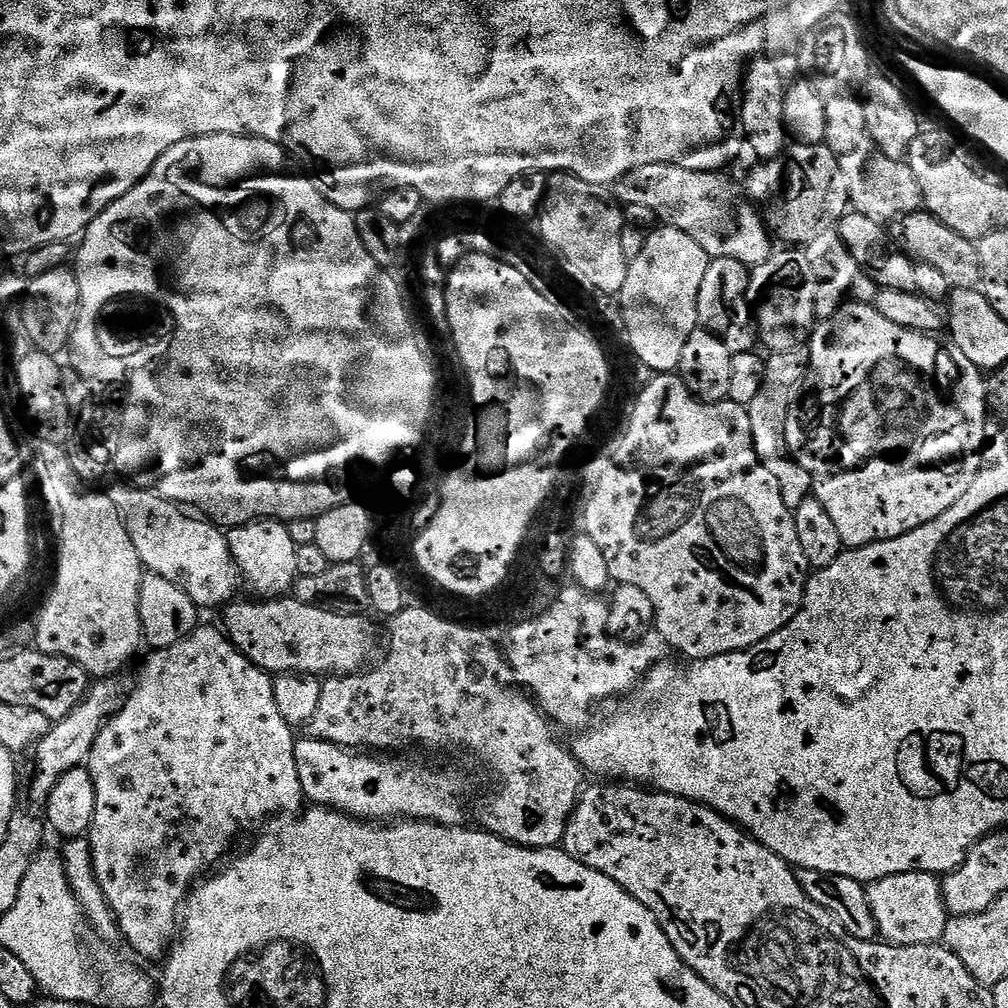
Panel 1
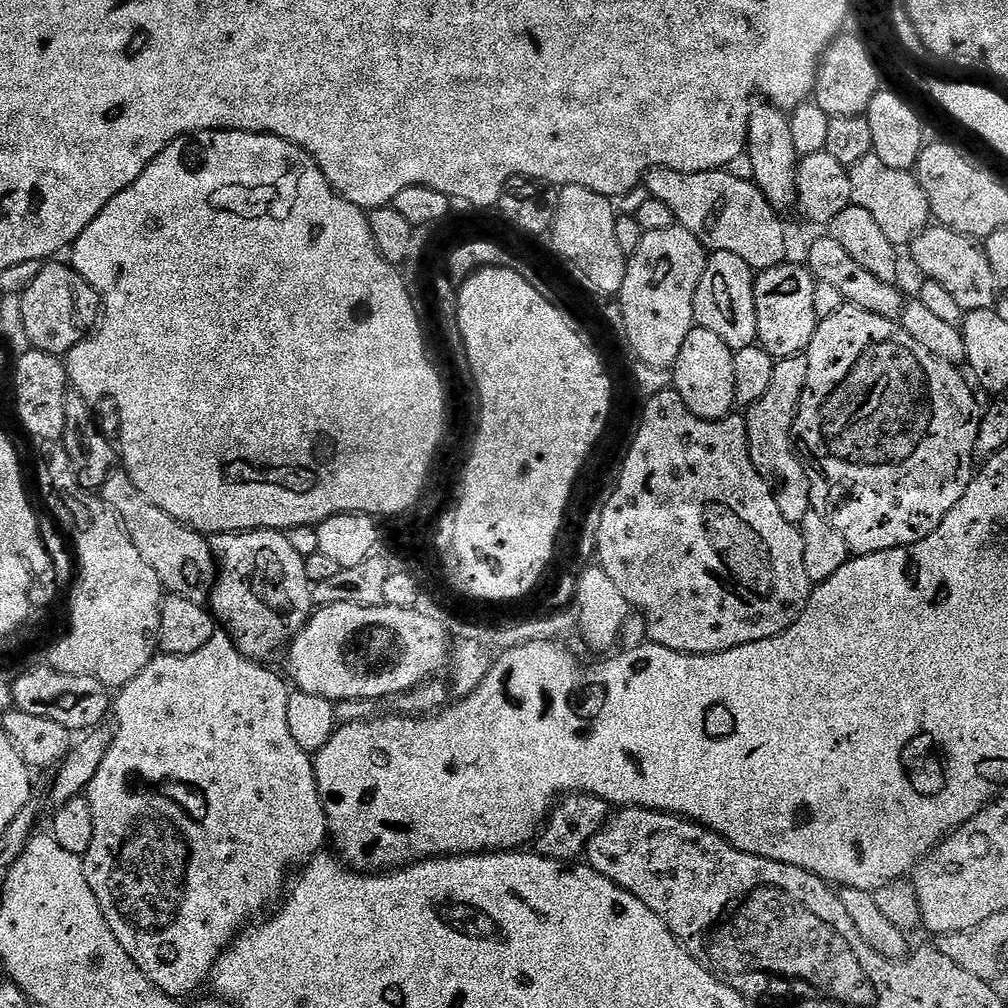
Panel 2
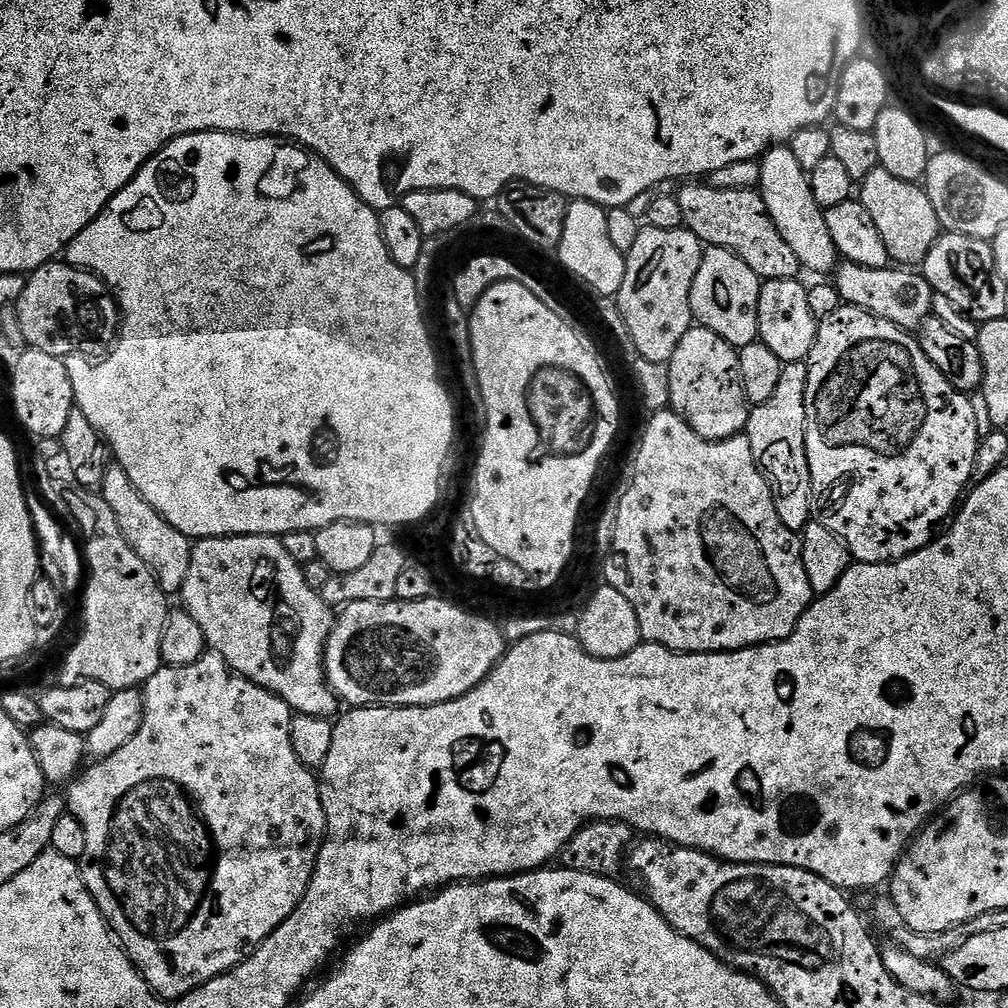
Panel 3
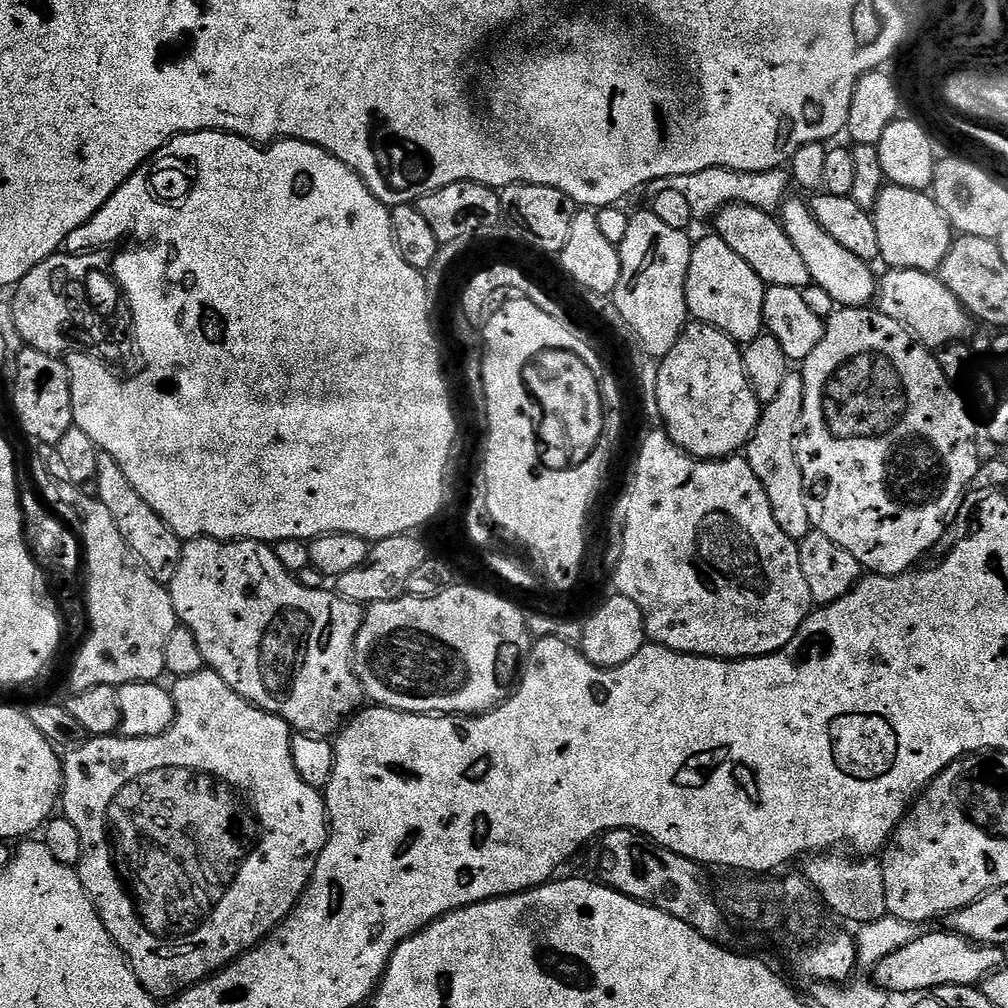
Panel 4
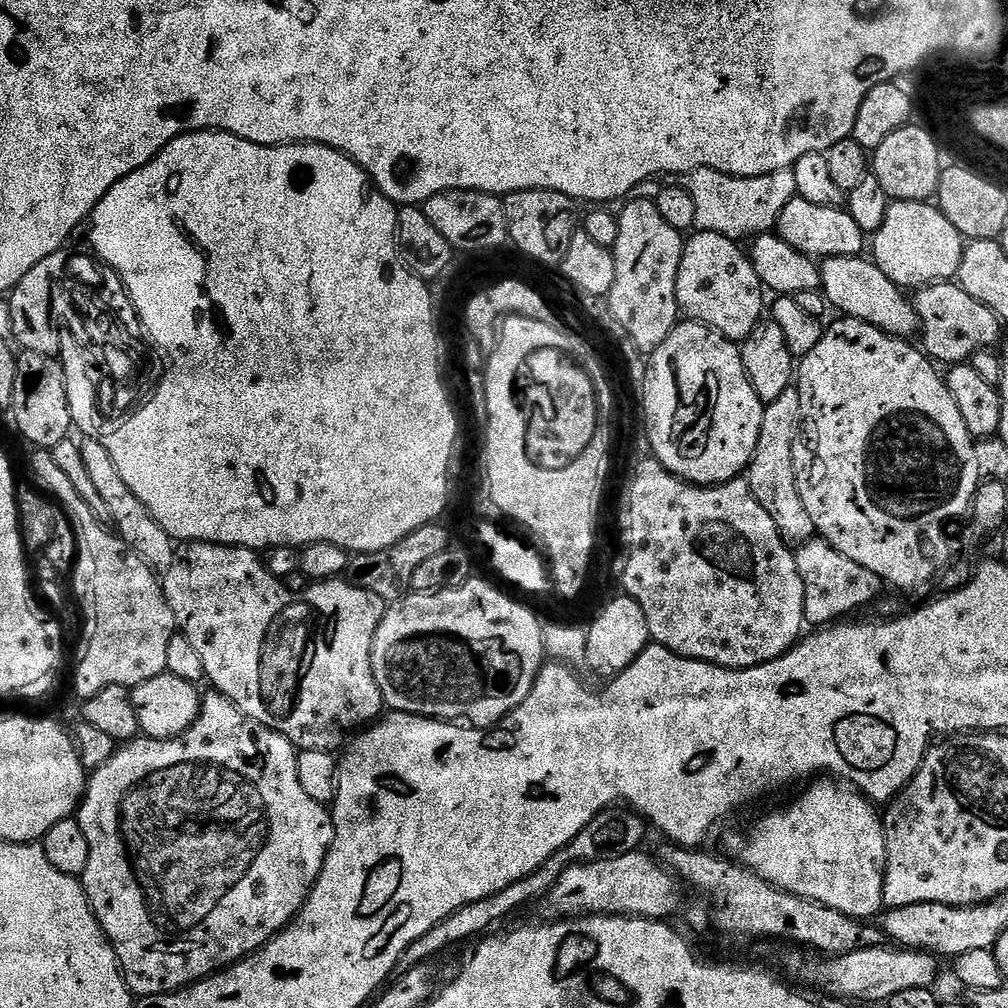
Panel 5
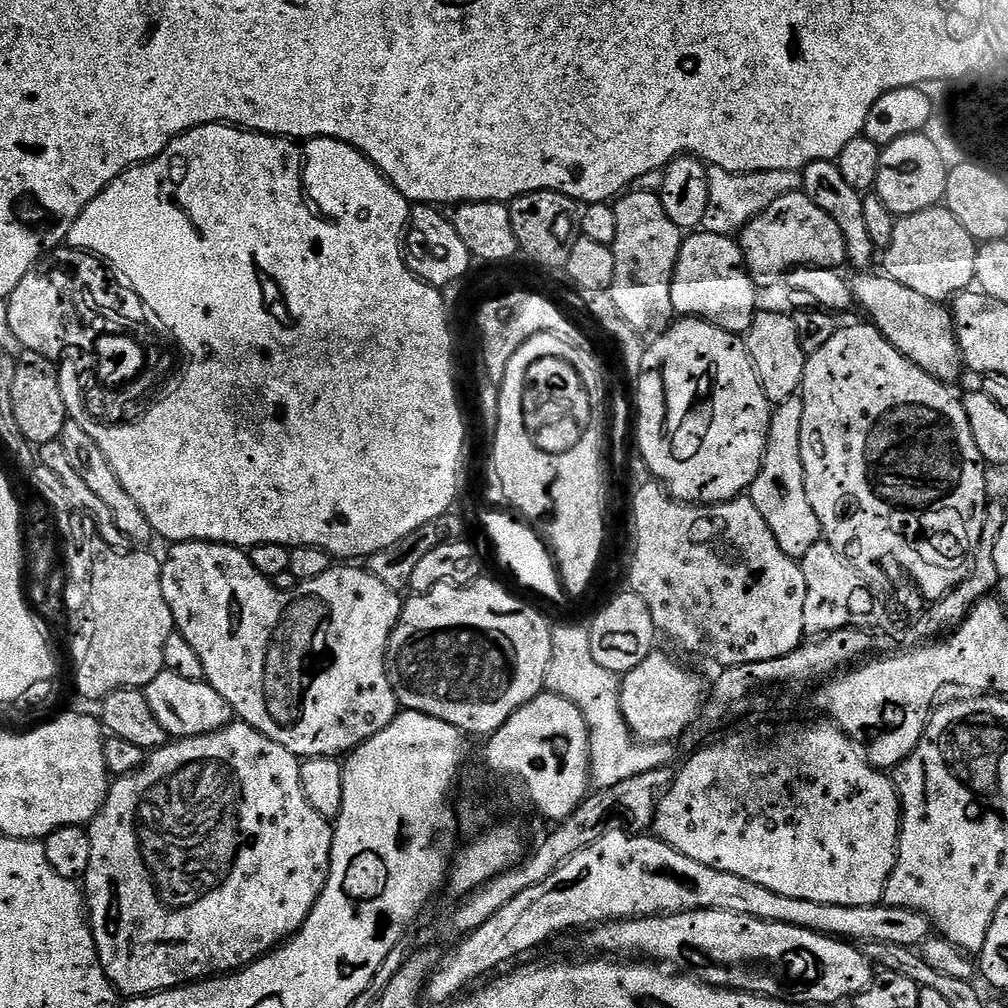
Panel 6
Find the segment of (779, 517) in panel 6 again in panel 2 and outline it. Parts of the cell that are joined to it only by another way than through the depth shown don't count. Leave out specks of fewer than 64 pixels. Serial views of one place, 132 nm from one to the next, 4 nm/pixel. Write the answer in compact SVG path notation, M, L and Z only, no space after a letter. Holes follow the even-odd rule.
M807 355L788 356L785 360L776 360L774 378L770 378L770 390L766 390L766 394L762 394L762 398L758 398L758 402L754 402L746 412L750 458L756 469L764 475L764 479L771 484L772 491L776 494L778 510L782 510L782 518L786 518L794 525L799 525L800 520L814 504L810 472L794 447L792 435L796 411L800 405L802 390L806 386L807 373Z

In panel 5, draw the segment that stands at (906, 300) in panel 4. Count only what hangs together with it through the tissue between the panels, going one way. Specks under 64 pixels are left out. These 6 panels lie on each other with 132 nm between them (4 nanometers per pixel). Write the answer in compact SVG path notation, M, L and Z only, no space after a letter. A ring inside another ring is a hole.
M941 282L929 284L917 291L914 307L918 321L918 332L924 335L922 348L933 361L945 360L945 365L963 364L973 359L975 352L983 350L987 344L996 344L1000 340L1002 325L998 317L978 298L970 298L959 283Z

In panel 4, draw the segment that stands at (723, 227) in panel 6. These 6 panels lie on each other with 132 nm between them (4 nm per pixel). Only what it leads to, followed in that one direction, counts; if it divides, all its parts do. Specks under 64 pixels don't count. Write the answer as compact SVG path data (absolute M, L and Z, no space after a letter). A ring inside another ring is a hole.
M715 168L714 170L698 170L698 174L682 174L681 176L651 180L648 183L646 192L649 197L663 194L666 190L674 190L678 194L684 195L686 203L692 211L693 221L700 222L700 220L711 221L721 210L731 204L745 204L746 206L754 206L763 212L779 213L780 209L784 206L786 199L784 191L787 190L788 184L790 188L790 176L784 168L771 168L765 172L739 172L738 170L730 170L729 168Z

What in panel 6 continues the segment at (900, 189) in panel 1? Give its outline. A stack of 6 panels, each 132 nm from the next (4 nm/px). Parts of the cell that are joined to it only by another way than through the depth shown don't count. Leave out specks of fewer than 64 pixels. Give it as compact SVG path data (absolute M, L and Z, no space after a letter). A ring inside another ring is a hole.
M947 207L927 208L918 214L897 219L894 234L882 252L883 271L894 282L902 282L902 286L915 290L925 298L948 302L973 287L977 247L978 241L966 234L962 222L958 222Z

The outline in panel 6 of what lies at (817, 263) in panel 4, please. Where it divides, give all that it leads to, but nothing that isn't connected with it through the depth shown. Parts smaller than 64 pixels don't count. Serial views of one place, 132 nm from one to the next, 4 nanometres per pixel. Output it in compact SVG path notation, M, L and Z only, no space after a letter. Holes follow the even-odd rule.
M856 274L856 277L851 277L850 283L852 286L852 299L860 308L865 312L867 319L879 330L884 338L890 342L890 346L894 346L894 350L898 350L906 357L910 362L914 362L922 370L926 370L930 375L935 376L937 380L942 380L945 382L952 382L959 372L962 372L962 361L960 358L960 348L956 344L956 331L952 325L952 313L941 301L931 300L930 298L925 298L924 295L916 293L915 290L909 290L907 286L902 286L902 282L894 282L887 276L887 274L879 274L880 276L868 276L872 274Z

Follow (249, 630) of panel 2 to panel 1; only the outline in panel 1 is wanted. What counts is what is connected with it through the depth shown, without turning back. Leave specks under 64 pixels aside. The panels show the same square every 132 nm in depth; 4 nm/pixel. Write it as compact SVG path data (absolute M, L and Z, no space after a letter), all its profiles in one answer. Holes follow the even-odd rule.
M253 520L239 528L227 529L230 554L238 566L243 583L257 592L264 600L284 598L296 583L298 554L294 538L290 538L288 524L279 520Z

